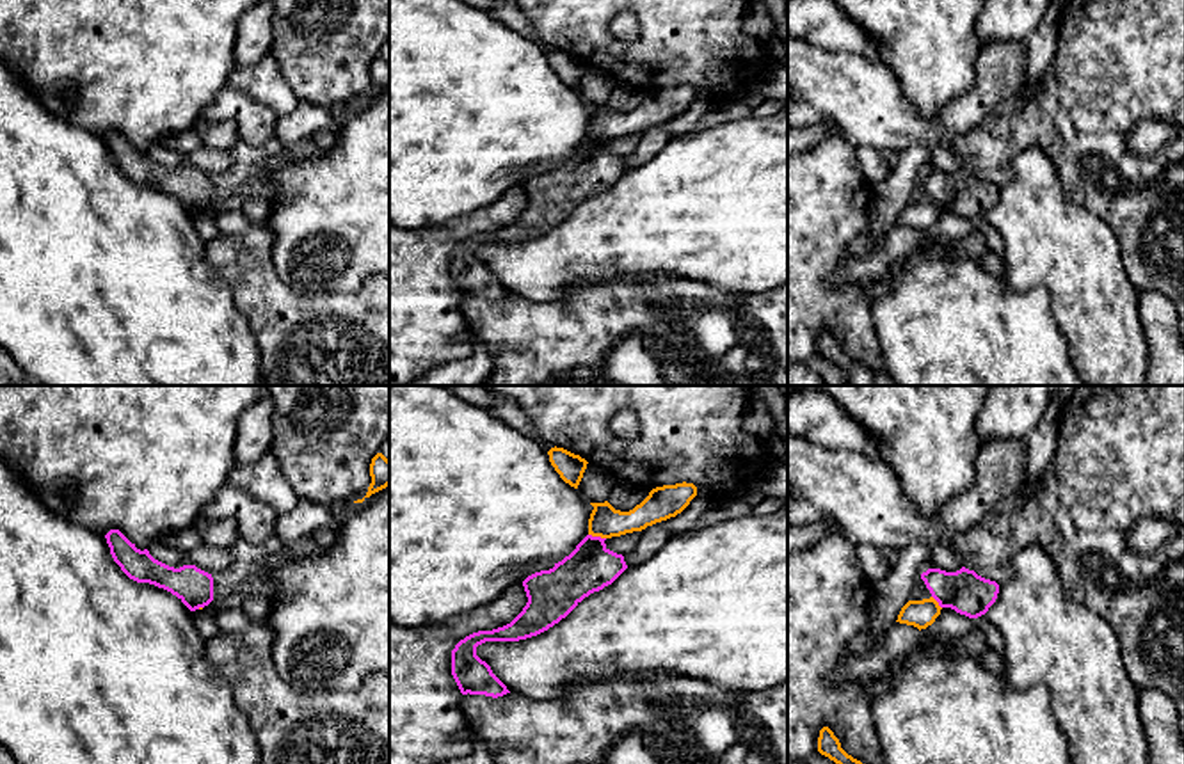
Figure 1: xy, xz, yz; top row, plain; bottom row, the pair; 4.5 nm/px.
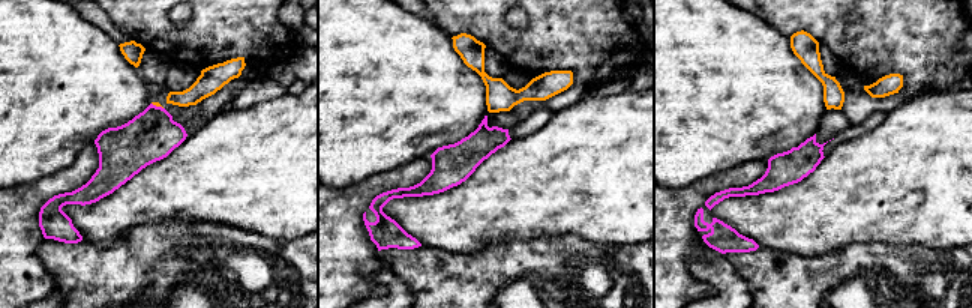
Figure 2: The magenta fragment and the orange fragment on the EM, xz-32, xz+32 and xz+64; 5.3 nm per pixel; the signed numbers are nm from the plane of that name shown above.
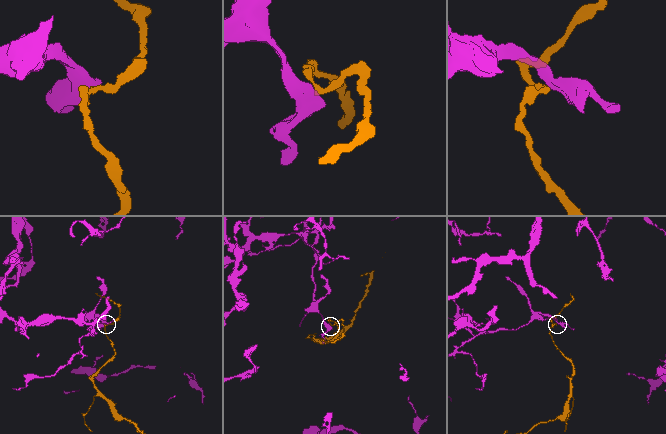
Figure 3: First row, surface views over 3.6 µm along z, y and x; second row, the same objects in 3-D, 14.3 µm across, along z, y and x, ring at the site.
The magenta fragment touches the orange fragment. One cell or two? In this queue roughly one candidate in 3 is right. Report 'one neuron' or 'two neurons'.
two neurons

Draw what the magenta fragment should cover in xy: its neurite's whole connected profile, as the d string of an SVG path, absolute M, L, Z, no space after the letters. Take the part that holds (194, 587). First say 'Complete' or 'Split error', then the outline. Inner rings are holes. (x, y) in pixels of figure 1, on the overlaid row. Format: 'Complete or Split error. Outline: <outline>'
Complete. Outline: M110 529L105 538L114 561L130 579L171 592L190 611L204 608L213 601L212 574L196 565L169 567L155 560L148 549L137 549L119 529Z

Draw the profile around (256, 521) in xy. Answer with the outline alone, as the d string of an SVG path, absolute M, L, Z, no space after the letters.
M226 483L201 512L199 521L235 519L242 540L263 544L276 535L277 515L272 506Z

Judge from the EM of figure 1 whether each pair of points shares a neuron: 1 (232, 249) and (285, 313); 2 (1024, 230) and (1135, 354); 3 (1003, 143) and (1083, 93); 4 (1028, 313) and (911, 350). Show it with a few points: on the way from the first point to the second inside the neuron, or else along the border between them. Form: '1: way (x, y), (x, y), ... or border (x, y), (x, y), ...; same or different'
1: way (246, 265), (255, 283), (269, 297); same
2: way (1055, 260), (1094, 299), (1099, 318), (1104, 324); same
3: way (1023, 128), (1058, 118), (1064, 112); same
4: way (1000, 342), (991, 350), (939, 350); same

